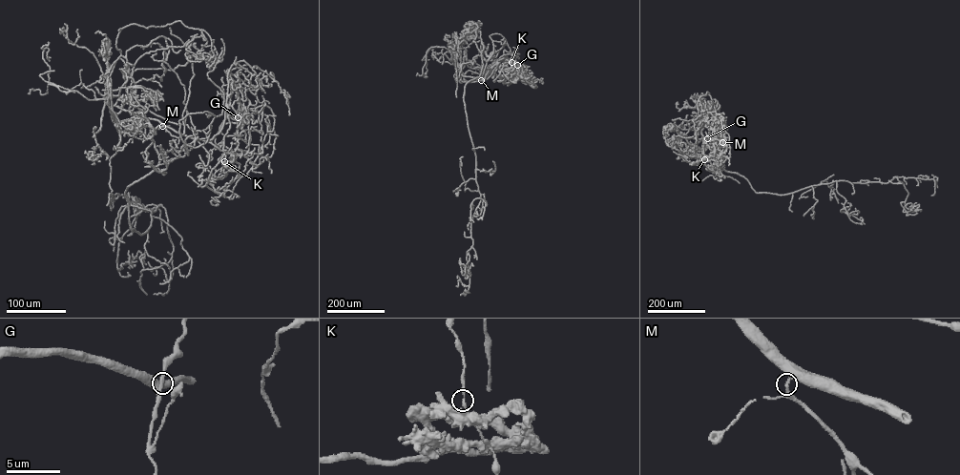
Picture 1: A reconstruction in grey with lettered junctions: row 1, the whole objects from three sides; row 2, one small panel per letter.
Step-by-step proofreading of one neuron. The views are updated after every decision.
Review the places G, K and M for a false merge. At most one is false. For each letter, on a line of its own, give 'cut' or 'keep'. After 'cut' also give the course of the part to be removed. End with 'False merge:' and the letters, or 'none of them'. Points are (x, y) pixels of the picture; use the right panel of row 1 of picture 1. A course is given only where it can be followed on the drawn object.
G: keep
K: cut | (704, 159), (689, 164)
M: keep
False merge: K

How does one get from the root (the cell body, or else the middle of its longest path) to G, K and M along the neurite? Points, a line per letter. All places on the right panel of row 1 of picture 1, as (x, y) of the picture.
G: (697, 102), (706, 116), (701, 134), (711, 141), (724, 139), (701, 150), (703, 139), (707, 138)
K: (697, 102), (706, 116), (701, 134), (712, 141), (724, 138), (701, 151), (704, 159)
M: (697, 102), (706, 116), (701, 134), (712, 141), (724, 138), (722, 142)

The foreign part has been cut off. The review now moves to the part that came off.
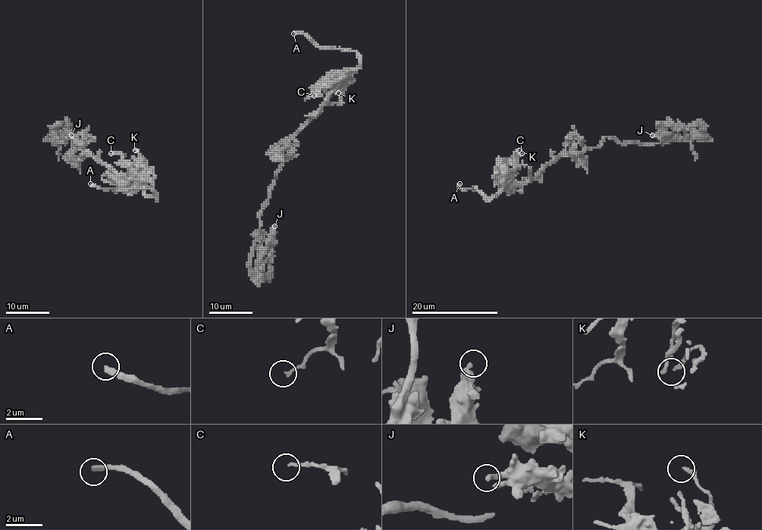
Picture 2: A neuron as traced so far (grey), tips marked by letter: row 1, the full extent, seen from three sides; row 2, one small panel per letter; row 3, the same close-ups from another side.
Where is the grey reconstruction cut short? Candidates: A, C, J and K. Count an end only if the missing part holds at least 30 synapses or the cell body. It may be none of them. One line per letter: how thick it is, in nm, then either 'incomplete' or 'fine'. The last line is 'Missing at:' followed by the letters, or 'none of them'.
A: calibre 320 nm; incomplete
C: calibre 150 nm; fine
J: calibre 260 nm; fine
K: calibre 200 nm; fine
Missing at: A

